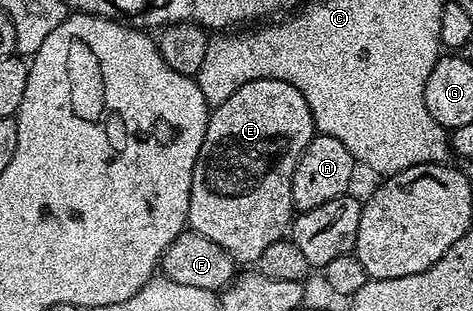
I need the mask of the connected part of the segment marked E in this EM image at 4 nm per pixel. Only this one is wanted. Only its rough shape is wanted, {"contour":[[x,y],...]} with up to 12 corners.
{"contour":[[286,80],[208,115],[188,226],[237,263],[289,233],[317,133]]}

